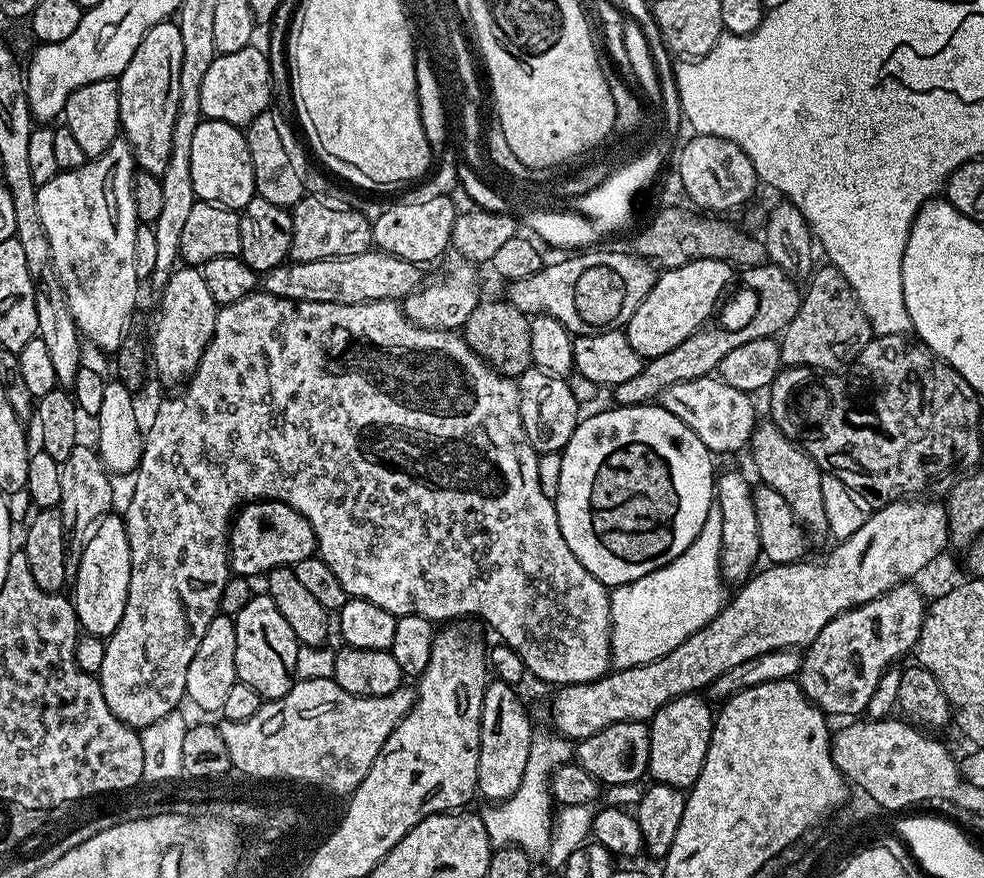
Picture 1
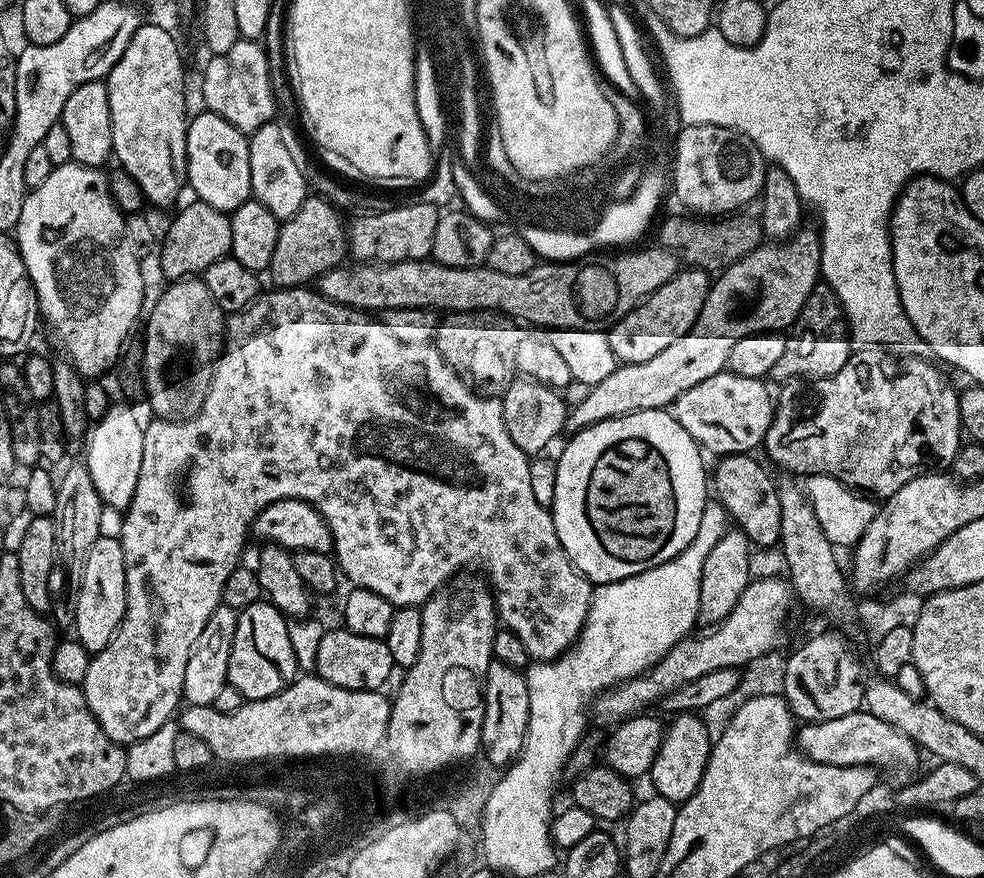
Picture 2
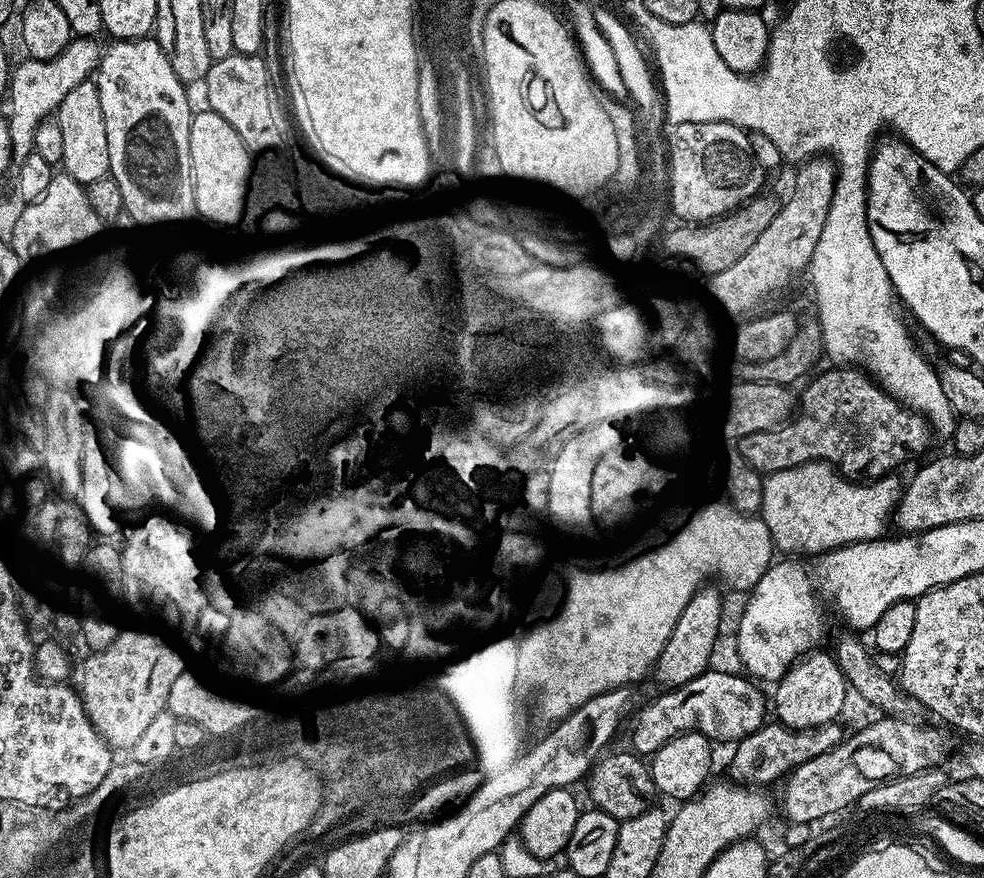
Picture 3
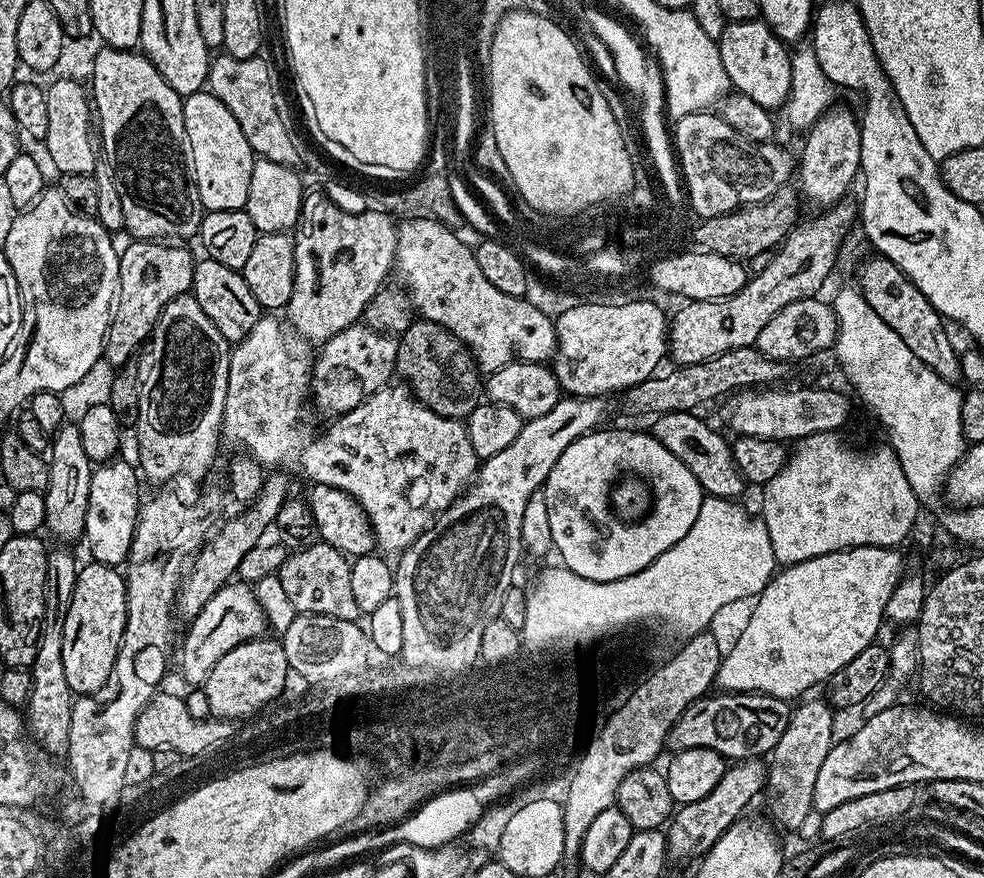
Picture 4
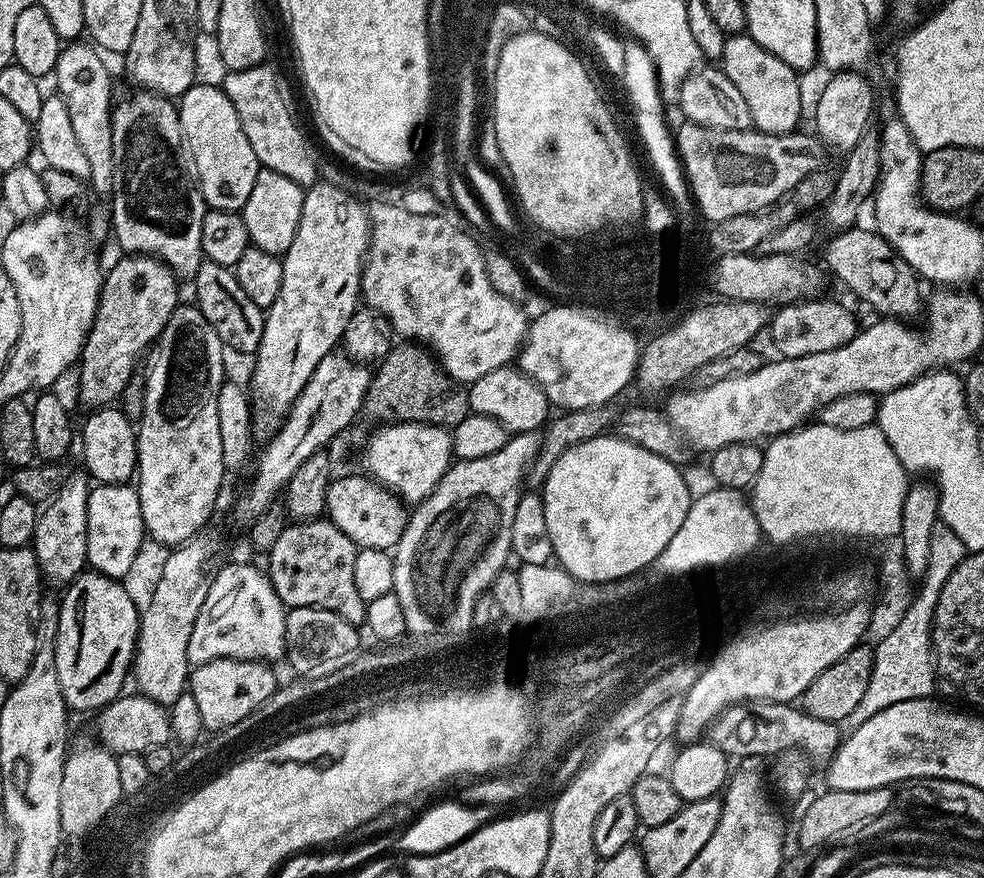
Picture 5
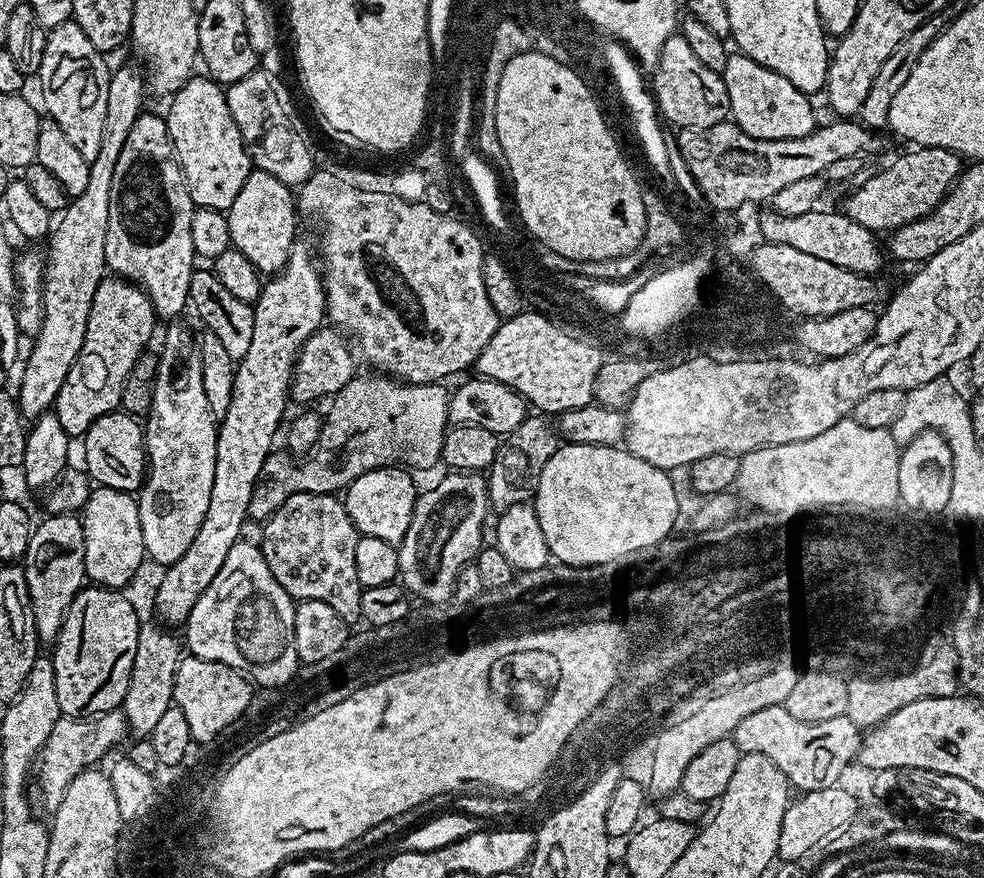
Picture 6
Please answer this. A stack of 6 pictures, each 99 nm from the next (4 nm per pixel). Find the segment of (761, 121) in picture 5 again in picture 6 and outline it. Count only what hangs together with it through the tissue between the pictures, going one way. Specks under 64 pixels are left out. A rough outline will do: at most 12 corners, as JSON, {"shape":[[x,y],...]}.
{"shape":[[729,55],[731,123],[759,140],[817,128],[809,93]]}

